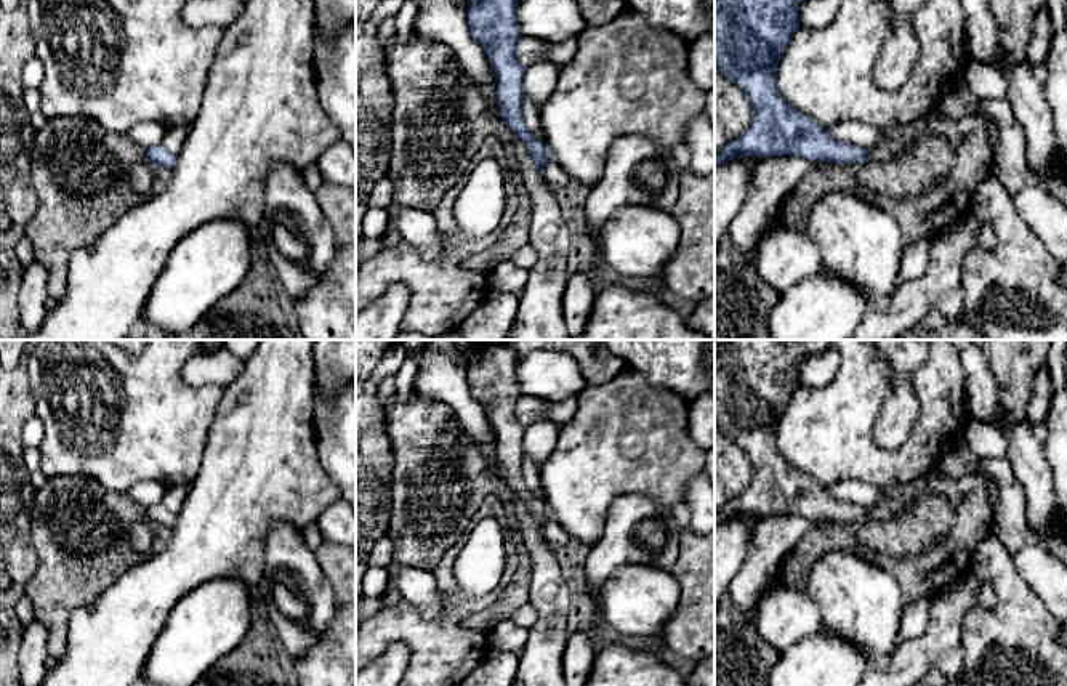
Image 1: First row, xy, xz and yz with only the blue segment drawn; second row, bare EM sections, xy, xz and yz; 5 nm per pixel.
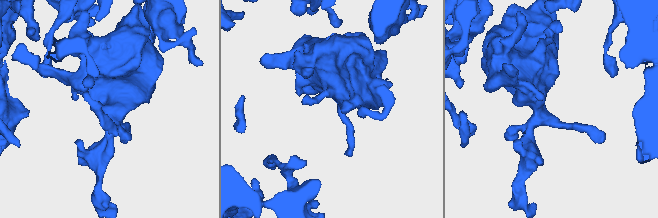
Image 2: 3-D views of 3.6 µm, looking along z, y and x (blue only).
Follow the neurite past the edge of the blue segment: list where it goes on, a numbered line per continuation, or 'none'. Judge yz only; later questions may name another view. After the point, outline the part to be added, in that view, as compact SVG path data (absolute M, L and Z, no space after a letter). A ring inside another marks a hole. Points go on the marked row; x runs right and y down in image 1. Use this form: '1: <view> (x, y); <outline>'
none

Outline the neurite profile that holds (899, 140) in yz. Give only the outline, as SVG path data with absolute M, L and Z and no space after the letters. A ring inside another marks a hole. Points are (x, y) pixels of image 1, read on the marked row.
M931 109L912 123L891 125L883 131L886 138L873 152L881 160L915 154L921 135L944 136L956 147L956 157L947 176L934 181L920 196L873 199L897 220L905 245L931 242L944 228L971 212L979 183L993 168L993 151L988 146L990 117L976 114L950 120Z

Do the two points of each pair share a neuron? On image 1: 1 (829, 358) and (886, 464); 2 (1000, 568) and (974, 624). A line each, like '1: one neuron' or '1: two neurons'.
1: two neurons
2: one neuron

